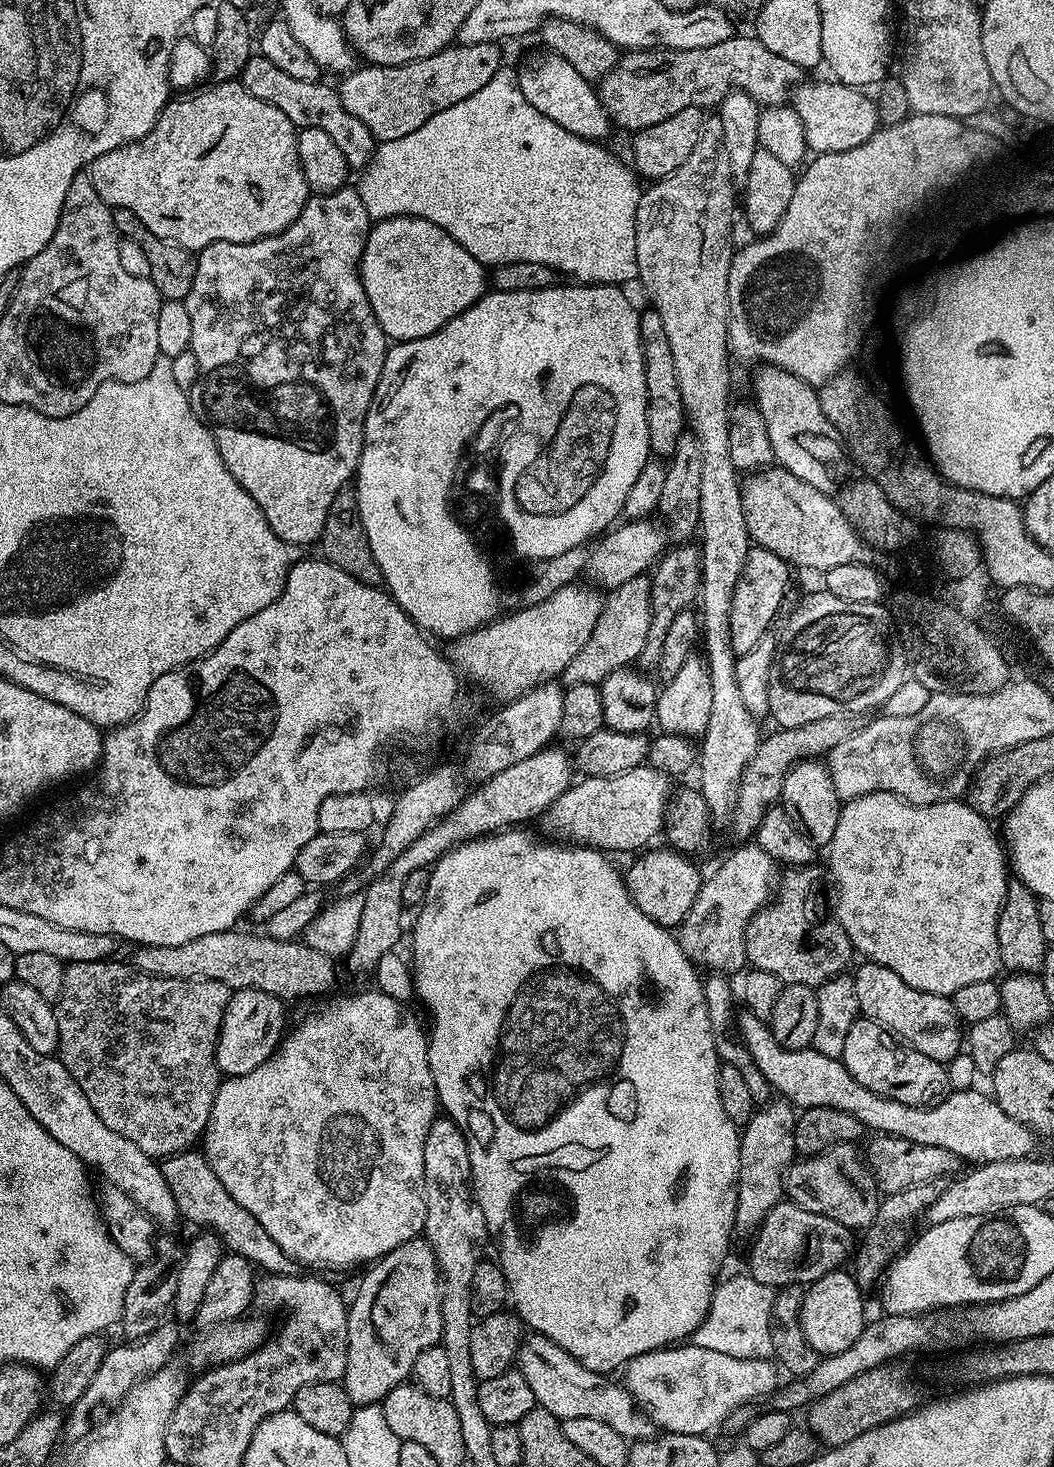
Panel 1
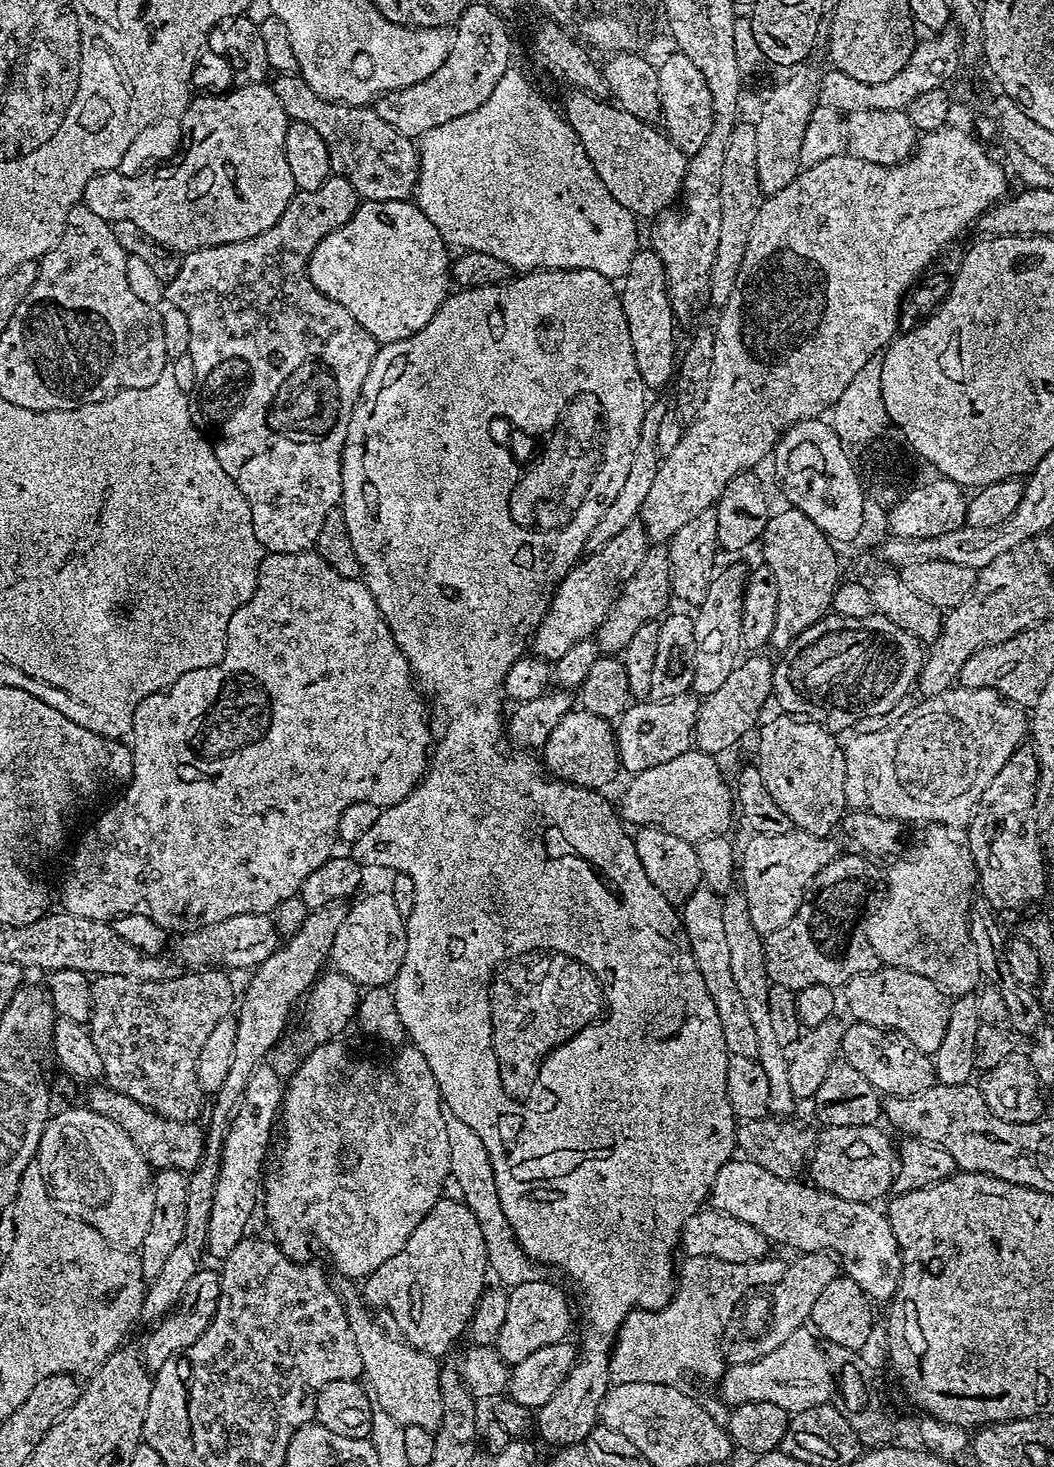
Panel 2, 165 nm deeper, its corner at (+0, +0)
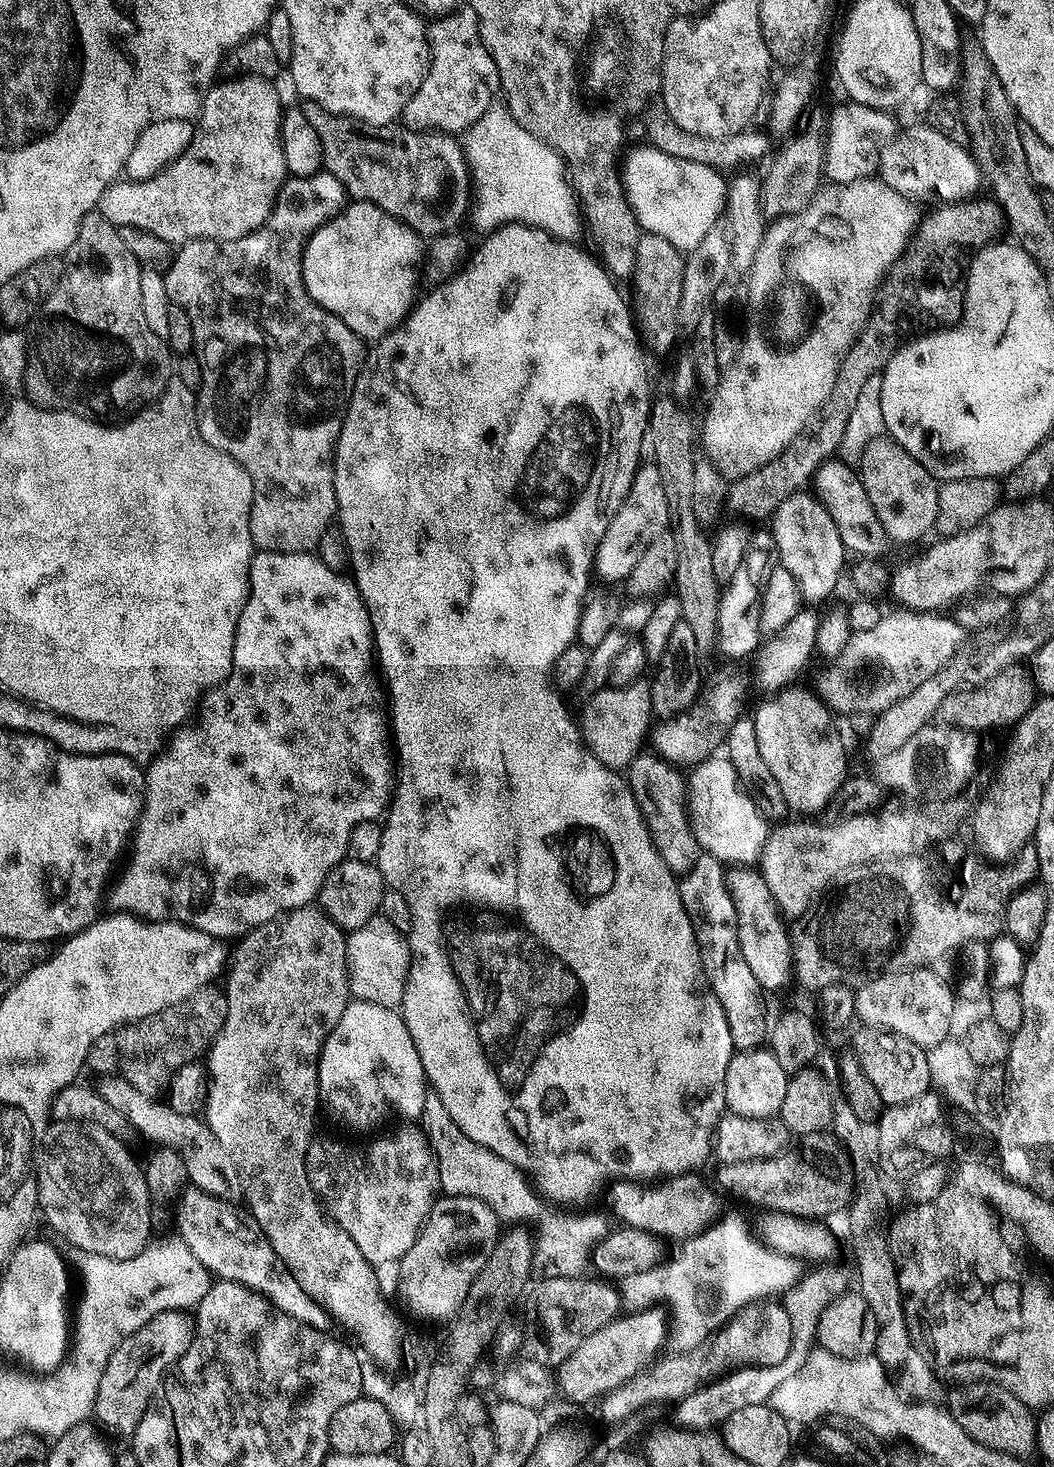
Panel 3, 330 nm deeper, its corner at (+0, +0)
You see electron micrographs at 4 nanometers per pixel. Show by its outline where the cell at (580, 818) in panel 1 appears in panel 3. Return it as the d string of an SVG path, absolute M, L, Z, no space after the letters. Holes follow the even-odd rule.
M714 754L691 769L688 782L688 813L692 818L694 836L698 838L701 849L707 855L718 858L725 866L752 866L759 861L764 853L770 831L769 821L756 808L752 797L744 791L734 766L727 755Z

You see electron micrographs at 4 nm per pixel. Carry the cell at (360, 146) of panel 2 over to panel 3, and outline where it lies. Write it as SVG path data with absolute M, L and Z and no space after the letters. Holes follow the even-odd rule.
M311 102L305 103L303 110L306 118L310 118L310 126L314 126L314 131L318 133L318 142L322 142L323 171L334 174L353 201L365 200L386 210L386 214L410 226L421 238L444 236L461 227L459 224L467 212L469 215L474 200L474 181L461 141L455 135L433 131L411 132L409 128L391 124L376 128L372 124L349 120L346 116L335 116Z

